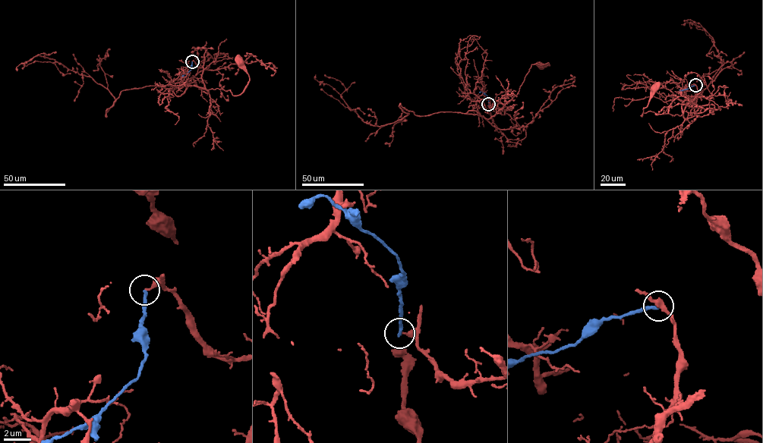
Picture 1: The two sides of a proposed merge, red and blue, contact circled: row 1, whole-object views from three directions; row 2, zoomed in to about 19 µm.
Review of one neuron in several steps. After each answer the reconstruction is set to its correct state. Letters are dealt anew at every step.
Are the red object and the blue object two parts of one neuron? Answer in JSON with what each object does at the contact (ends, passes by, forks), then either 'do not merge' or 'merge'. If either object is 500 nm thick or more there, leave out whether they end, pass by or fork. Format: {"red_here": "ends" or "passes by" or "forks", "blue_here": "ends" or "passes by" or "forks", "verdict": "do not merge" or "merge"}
{"red_here": "ends", "blue_here": "ends", "verdict": "do not merge"}

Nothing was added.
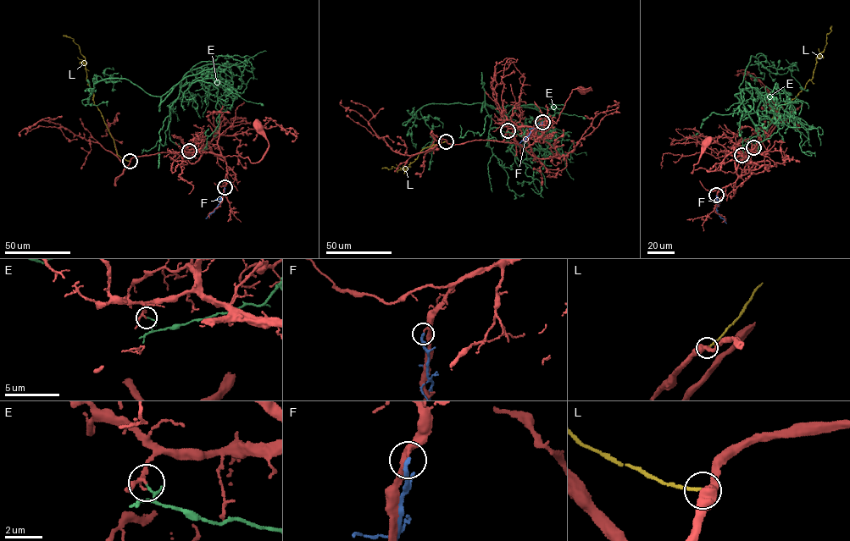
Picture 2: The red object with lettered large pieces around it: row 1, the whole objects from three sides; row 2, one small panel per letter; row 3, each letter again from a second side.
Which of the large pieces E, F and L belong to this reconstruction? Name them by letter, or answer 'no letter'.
no letter

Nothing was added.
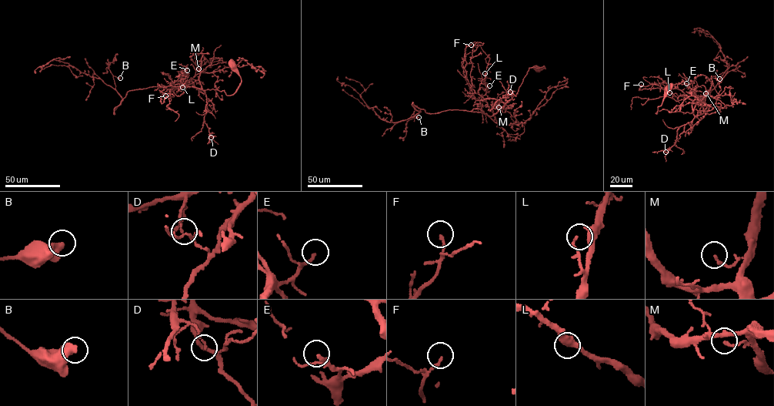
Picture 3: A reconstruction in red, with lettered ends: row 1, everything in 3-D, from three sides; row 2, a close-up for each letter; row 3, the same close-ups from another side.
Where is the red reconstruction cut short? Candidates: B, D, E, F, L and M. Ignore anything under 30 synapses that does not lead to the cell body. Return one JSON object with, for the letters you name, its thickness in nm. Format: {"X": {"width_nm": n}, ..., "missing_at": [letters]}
{"E": {"width_nm": 170}, "missing_at": ["E"]}

